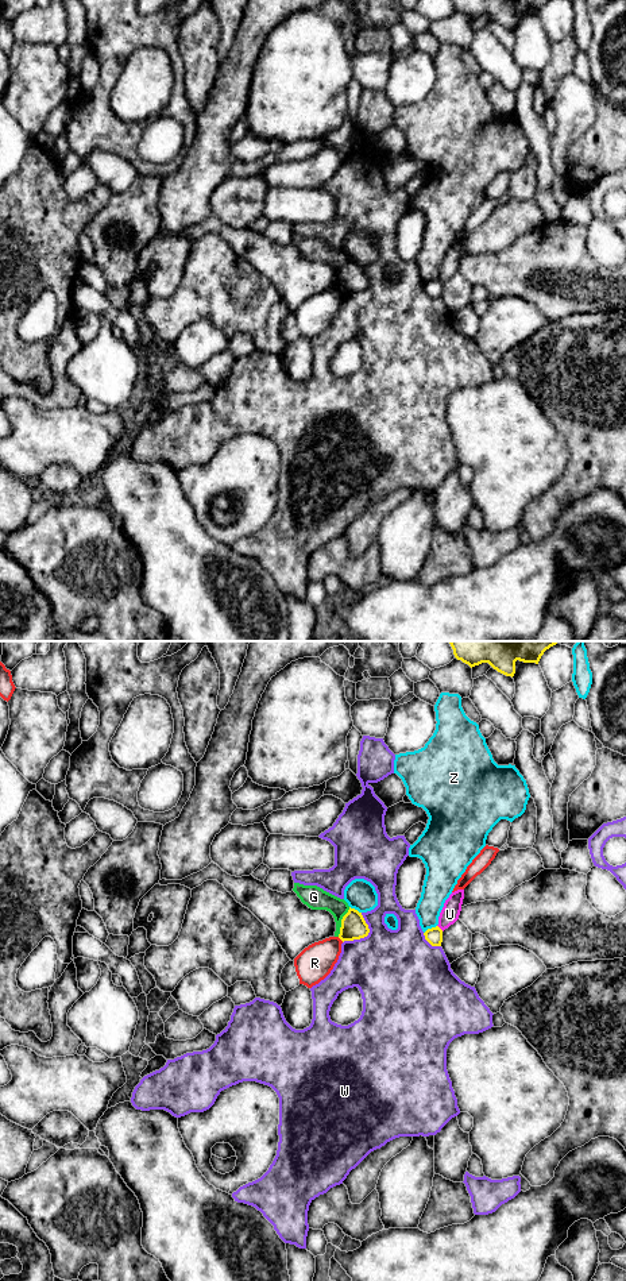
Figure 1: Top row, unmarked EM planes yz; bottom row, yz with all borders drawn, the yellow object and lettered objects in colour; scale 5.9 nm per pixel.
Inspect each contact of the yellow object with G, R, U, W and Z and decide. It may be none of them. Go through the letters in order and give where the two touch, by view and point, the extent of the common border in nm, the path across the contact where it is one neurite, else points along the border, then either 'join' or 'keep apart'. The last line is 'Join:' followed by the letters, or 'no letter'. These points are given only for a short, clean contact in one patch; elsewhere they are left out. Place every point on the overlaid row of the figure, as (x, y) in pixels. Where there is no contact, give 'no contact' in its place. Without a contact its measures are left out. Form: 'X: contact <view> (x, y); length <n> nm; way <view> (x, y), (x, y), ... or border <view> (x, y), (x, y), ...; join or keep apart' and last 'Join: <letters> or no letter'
G: contact yz (342, 922); length 190 nm; border yz (350, 907), (342, 919), (337, 936); keep apart
R: contact yz (340, 938); length 50 nm; keep apart
U: contact yz (439, 928); length 50 nm; keep apart
W: contact yz (366, 936); length 220 nm; keep apart
Z: contact yz (429, 929); length 90 nm; keep apart
Join: no letter

